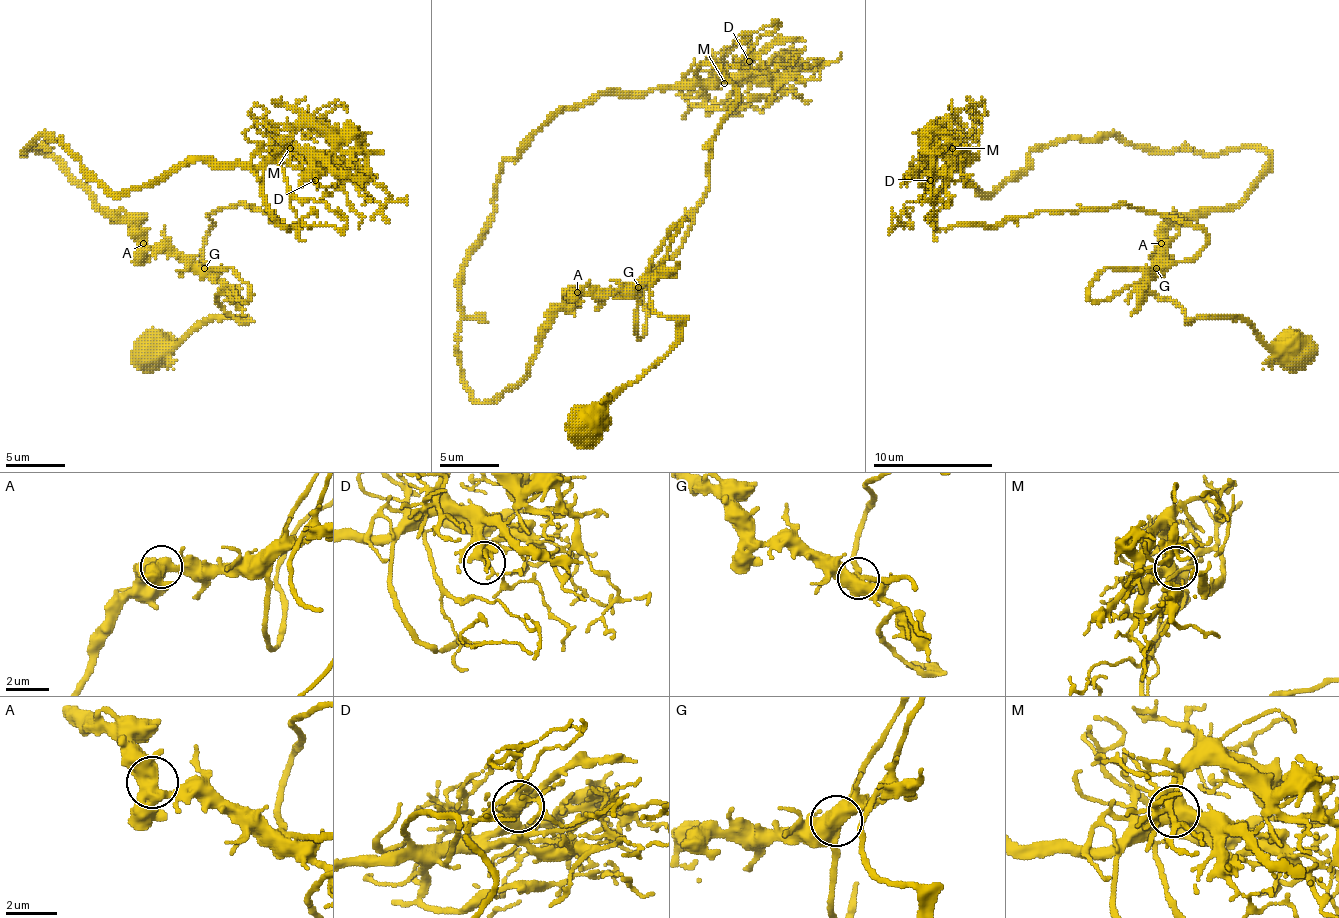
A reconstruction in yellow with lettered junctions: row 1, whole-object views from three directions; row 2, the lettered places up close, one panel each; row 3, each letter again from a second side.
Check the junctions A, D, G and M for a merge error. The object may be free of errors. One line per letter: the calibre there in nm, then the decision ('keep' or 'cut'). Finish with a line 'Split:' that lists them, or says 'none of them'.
A: calibre 500 nm; keep
D: calibre 260 nm; keep
G: calibre 550 nm; keep
M: calibre 480 nm; keep
Split: none of them

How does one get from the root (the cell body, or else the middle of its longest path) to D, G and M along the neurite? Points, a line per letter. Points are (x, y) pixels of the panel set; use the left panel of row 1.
D: (152, 354), (242, 321), (203, 270), (209, 217), (302, 226), (278, 223), (263, 172), (302, 154), (314, 181)
G: (152, 354), (176, 348), (194, 330), (215, 318), (242, 321), (215, 300), (224, 285), (203, 267)
M: (152, 354), (242, 321), (203, 270), (209, 217), (302, 226), (263, 193), (290, 148)

